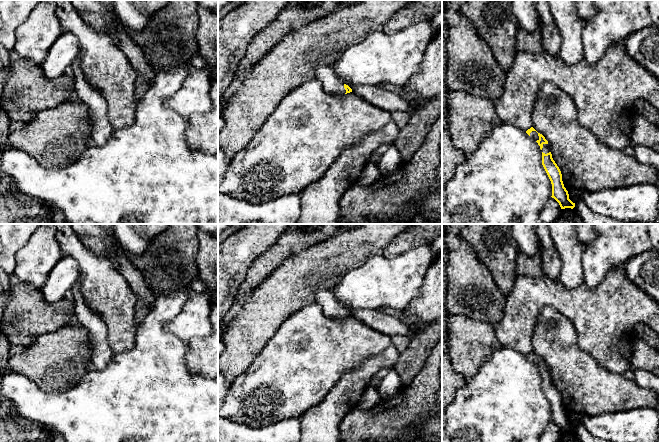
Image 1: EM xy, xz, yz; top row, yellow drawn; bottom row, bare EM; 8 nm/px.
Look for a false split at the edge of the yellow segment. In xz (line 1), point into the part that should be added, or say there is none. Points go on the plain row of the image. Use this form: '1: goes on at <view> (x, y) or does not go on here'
1: goes on at xz (332, 309)

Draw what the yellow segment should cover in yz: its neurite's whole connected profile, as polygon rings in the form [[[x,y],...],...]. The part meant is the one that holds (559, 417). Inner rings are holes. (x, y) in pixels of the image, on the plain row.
[[[533,351],[528,353],[526,357],[538,367],[542,375],[542,389],[552,408],[551,421],[559,427],[561,433],[573,433],[575,431],[575,427],[573,427],[569,423],[568,415],[564,411],[562,405],[561,395],[552,382],[551,373],[548,368],[548,365],[542,358],[538,357]]]

